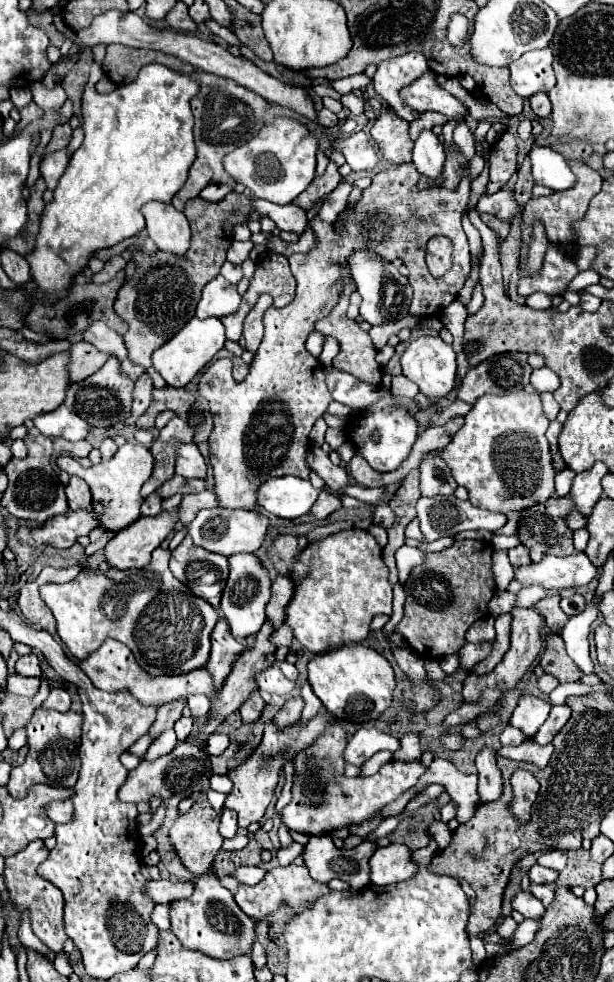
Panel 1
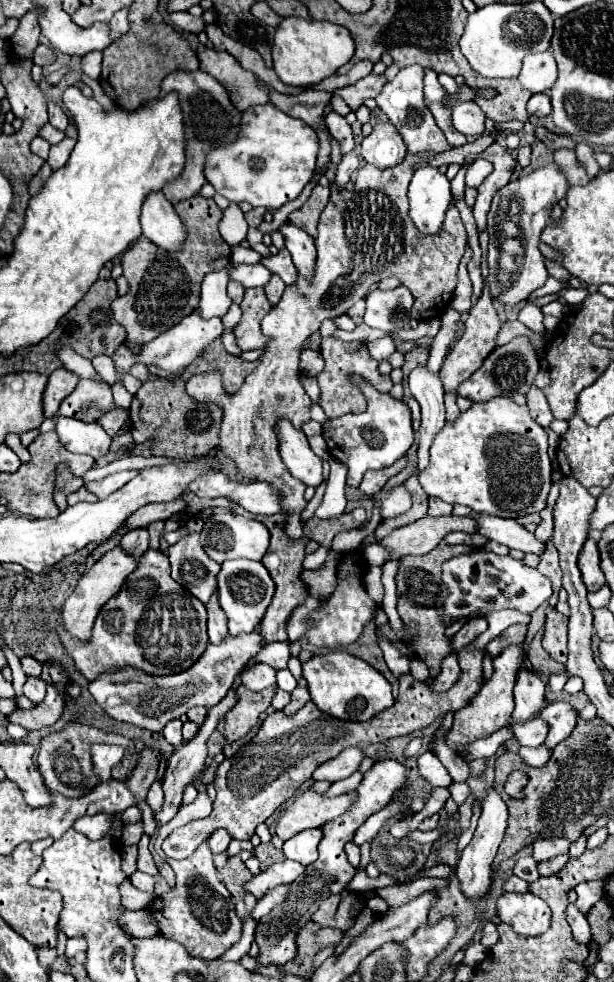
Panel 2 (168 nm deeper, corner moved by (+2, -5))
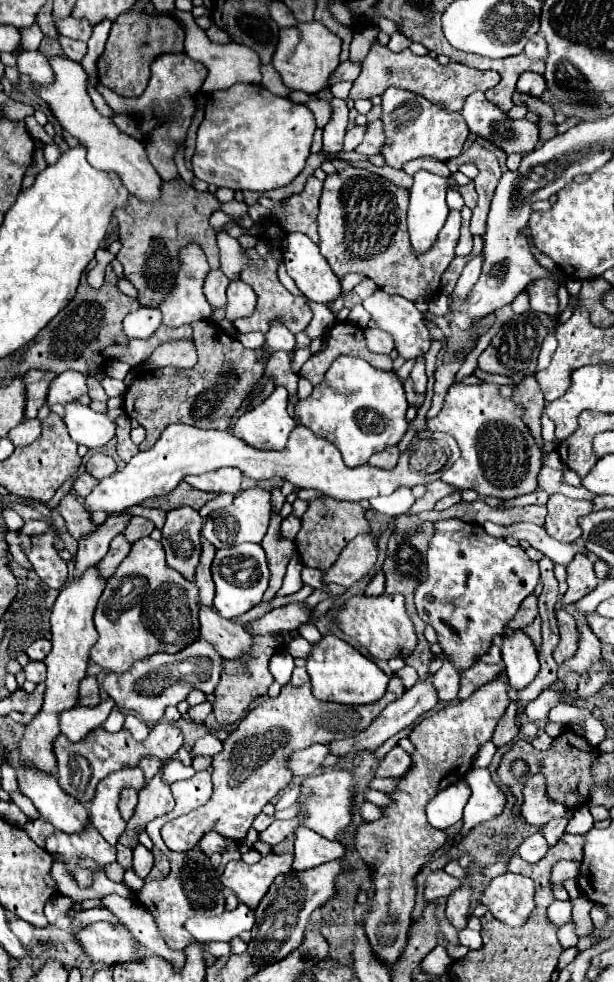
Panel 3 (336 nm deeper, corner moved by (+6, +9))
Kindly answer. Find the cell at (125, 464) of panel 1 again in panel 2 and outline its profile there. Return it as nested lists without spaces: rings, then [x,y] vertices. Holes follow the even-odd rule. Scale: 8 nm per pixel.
[[[126,470],[126,472],[118,472],[118,474],[112,474],[112,476],[106,476],[106,478],[98,480],[98,482],[86,482],[84,486],[102,500],[102,498],[110,496],[112,492],[120,490],[120,488],[122,488],[124,484],[128,484],[134,476],[138,476],[138,470]]]

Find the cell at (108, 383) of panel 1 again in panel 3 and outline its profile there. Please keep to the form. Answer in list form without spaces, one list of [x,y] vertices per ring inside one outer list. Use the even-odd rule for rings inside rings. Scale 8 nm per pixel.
[[[62,372],[54,378],[54,382],[50,382],[46,400],[50,406],[52,404],[68,404],[86,392],[88,392],[86,378],[80,372]]]

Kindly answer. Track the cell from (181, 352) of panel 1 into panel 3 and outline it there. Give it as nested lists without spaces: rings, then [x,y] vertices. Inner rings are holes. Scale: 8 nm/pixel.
[[[188,244],[180,250],[180,270],[176,272],[174,288],[170,290],[168,298],[164,298],[164,302],[160,302],[160,310],[164,314],[162,322],[166,326],[174,328],[174,326],[182,326],[182,324],[192,324],[192,322],[208,318],[212,314],[212,308],[210,308],[210,304],[206,302],[206,298],[202,294],[202,286],[204,286],[204,280],[206,280],[208,272],[210,272],[210,266],[208,266],[206,256],[200,250],[200,246]]]

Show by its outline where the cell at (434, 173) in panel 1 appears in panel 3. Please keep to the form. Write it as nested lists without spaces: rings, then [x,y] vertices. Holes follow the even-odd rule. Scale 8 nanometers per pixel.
[[[428,170],[416,172],[408,208],[408,234],[412,252],[424,254],[436,242],[436,236],[448,216],[446,186],[450,184],[452,180],[440,178]]]

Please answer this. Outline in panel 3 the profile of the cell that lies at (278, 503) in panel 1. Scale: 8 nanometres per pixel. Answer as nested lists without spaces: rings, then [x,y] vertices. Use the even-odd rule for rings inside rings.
[[[220,468],[216,472],[208,472],[208,474],[202,474],[202,476],[188,476],[184,480],[196,490],[216,492],[216,494],[220,494],[220,492],[238,494],[242,474],[240,474],[238,468]]]

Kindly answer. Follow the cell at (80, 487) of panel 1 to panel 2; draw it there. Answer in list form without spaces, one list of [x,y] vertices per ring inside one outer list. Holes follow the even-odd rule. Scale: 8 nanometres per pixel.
[[[82,486],[80,490],[68,494],[68,506],[78,504],[78,502],[96,502],[96,500],[98,500],[98,498],[96,498],[92,492],[88,492],[84,486]]]

